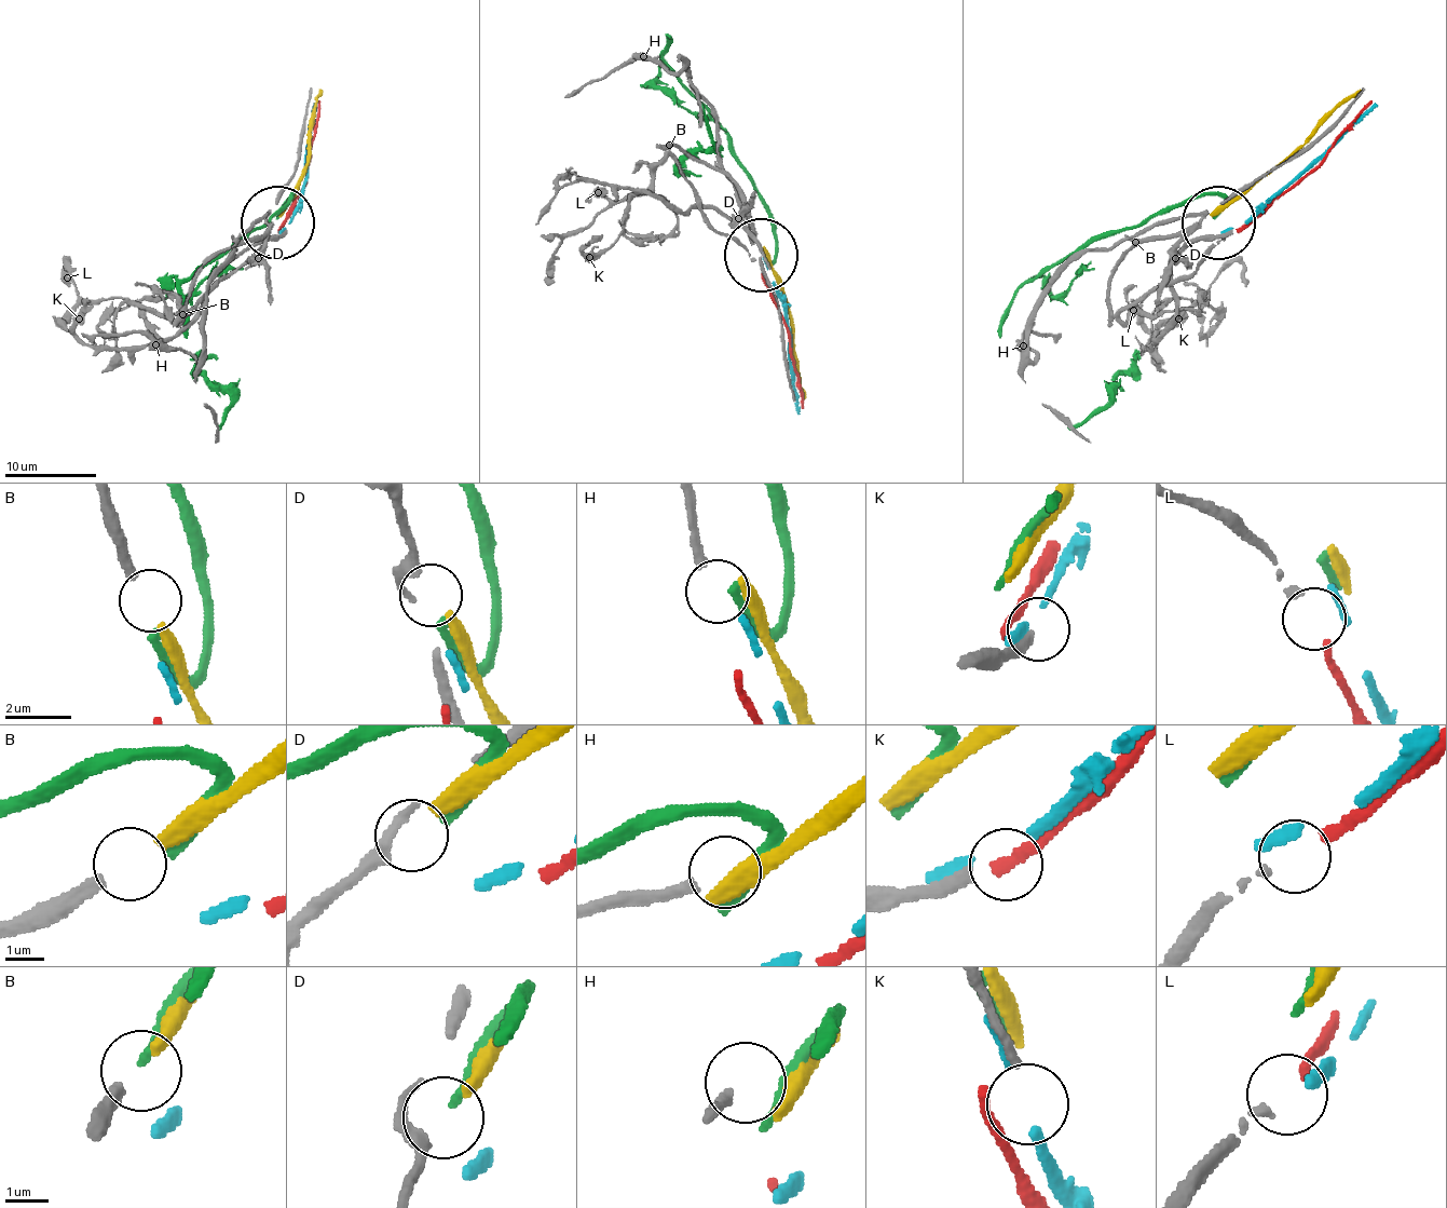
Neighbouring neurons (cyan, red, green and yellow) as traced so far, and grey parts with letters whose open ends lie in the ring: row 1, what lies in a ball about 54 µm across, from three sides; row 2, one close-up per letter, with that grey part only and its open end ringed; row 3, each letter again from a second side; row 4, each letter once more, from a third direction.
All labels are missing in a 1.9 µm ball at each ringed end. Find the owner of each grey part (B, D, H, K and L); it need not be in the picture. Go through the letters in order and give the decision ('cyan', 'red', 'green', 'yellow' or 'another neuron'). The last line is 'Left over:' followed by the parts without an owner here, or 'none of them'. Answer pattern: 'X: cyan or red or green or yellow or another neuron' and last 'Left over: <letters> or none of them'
B: yellow
D: green
H: another neuron
K: another neuron
L: red
Left over: H, K

